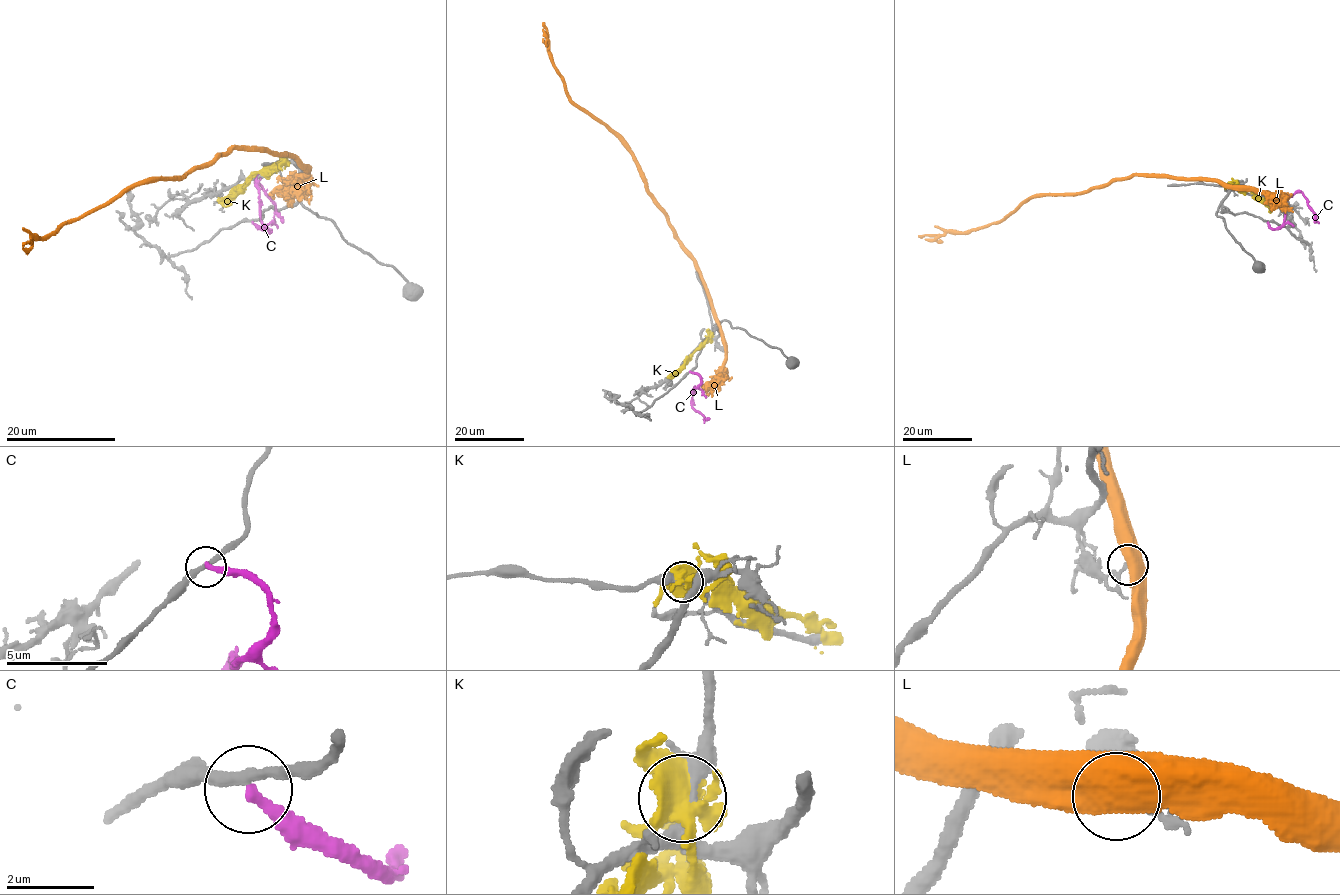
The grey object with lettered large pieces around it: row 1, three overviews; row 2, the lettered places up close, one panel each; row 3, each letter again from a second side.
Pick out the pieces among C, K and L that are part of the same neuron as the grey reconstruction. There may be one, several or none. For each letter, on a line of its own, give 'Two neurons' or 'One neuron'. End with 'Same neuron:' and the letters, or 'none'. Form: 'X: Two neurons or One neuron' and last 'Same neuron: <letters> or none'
C: Two neurons
K: Two neurons
L: Two neurons
Same neuron: none

